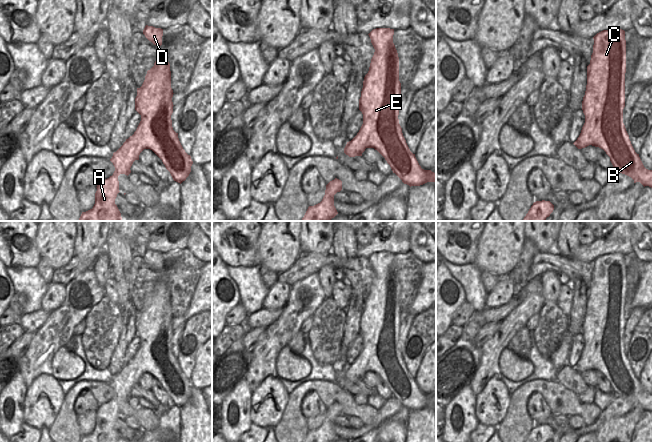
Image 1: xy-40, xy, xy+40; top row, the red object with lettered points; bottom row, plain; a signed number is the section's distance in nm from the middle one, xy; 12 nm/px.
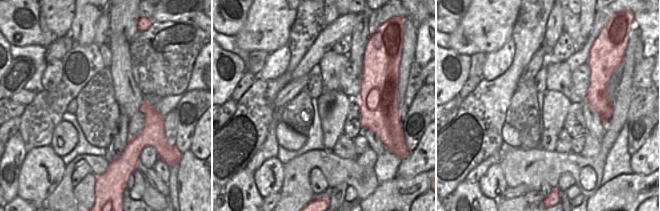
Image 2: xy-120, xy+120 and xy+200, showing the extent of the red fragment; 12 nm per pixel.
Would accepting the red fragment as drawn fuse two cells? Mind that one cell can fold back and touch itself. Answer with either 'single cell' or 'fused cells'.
single cell

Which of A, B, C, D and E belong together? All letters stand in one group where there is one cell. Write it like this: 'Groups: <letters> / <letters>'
Groups: A B C D E

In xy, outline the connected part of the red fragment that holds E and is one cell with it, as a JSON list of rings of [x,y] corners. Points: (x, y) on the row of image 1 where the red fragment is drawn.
[[[376,28],[369,34],[375,49],[368,73],[364,77],[359,110],[363,114],[363,124],[357,135],[347,142],[344,153],[349,157],[362,156],[366,148],[377,150],[390,165],[404,184],[420,186],[427,182],[435,182],[436,174],[424,170],[419,165],[403,136],[399,124],[399,106],[401,104],[401,83],[399,81],[399,57],[393,43],[394,29]]]

